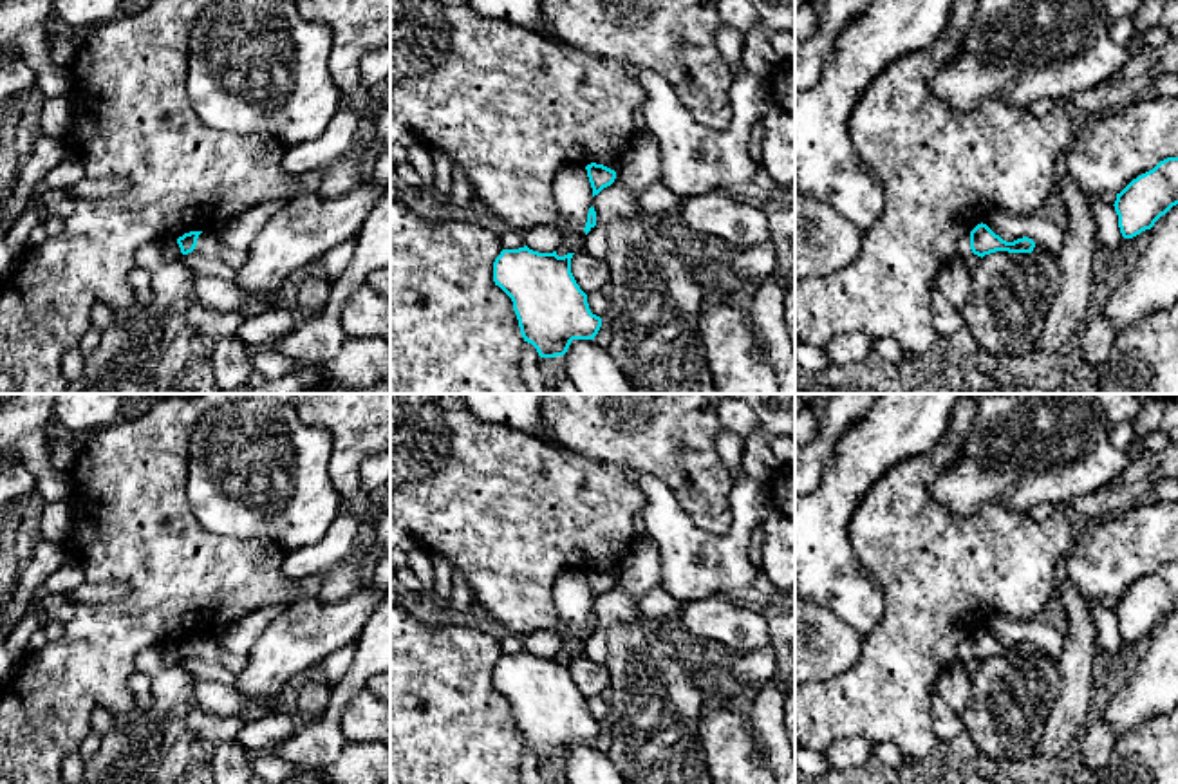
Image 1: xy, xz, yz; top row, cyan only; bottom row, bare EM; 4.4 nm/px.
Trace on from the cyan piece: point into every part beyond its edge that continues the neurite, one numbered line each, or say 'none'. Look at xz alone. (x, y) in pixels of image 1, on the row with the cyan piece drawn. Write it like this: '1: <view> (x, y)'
1: xz (613, 161)

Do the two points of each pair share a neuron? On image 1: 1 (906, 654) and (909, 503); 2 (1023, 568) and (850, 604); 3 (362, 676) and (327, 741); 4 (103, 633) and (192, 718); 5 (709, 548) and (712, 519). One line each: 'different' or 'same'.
1: same
2: different
3: same
4: different
5: different

